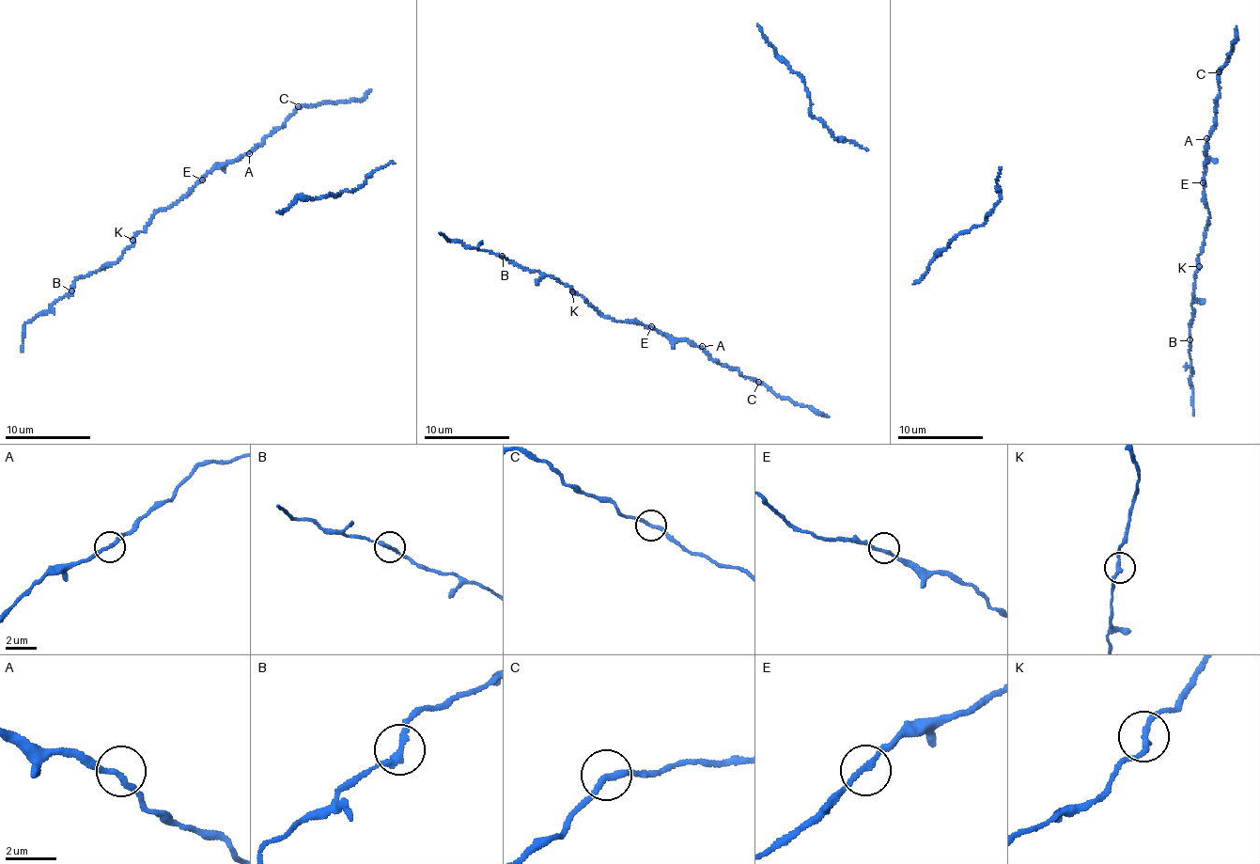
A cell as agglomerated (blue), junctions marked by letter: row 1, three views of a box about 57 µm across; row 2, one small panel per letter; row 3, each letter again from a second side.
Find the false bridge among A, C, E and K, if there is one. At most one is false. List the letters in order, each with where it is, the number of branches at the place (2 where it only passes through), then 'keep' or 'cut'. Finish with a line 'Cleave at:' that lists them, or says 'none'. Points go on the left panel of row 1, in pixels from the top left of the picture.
A: place (249, 153); branches 2; keep
C: place (298, 106); branches 2; keep
E: place (202, 180); branches 2; keep
K: place (132, 240); branches 2; keep
Cleave at: none

